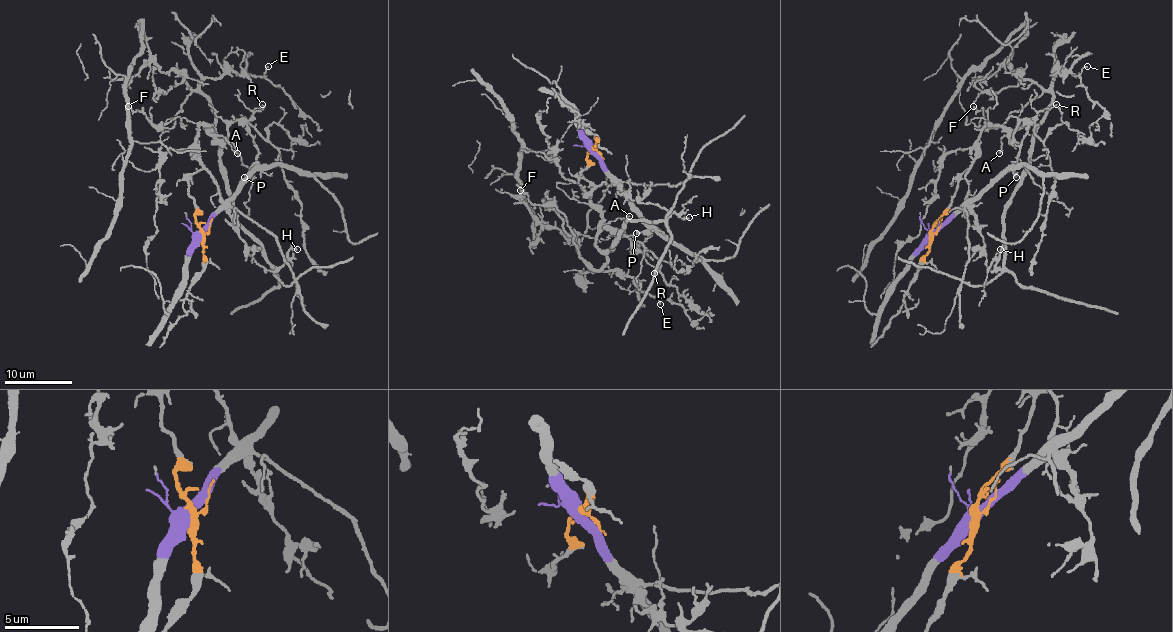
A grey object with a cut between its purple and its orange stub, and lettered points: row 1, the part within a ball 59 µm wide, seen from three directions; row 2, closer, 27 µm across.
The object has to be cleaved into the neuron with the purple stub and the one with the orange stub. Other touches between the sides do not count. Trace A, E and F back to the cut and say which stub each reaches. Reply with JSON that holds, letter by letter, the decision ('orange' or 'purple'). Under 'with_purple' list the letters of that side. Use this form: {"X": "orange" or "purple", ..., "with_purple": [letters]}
{"A": "orange", "E": "orange", "F": "orange", "with_purple": []}

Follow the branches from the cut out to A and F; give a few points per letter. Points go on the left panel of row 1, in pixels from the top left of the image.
A: (202, 233), (188, 194), (188, 179), (202, 167), (197, 156), (197, 129), (207, 124), (238, 153)
F: (202, 233), (188, 179), (202, 167), (197, 131), (212, 124), (207, 97), (192, 92), (170, 128), (127, 106)

